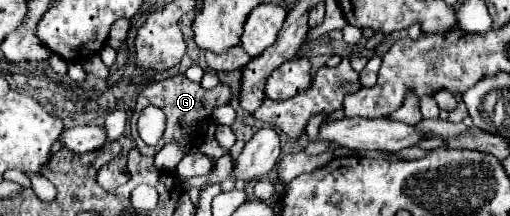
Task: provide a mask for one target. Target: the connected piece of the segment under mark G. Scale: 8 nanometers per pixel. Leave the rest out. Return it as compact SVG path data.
M177 74L177 76L165 78L165 80L153 82L153 84L149 84L149 86L139 94L137 106L135 106L133 116L131 116L131 136L133 136L137 148L139 148L139 152L141 152L143 156L155 156L155 154L157 154L157 148L155 148L155 146L147 146L147 144L139 138L139 134L137 134L137 118L139 118L139 112L141 112L145 106L153 104L153 106L161 108L161 110L165 112L165 116L167 116L167 120L165 120L167 128L165 128L165 134L163 134L163 138L161 138L161 144L165 144L165 142L177 138L183 146L187 146L189 142L195 140L193 130L197 128L197 122L205 120L215 106L227 104L229 98L231 98L231 90L229 90L225 84L217 84L215 88L205 90L205 88L201 88L197 82L191 82L185 74Z

